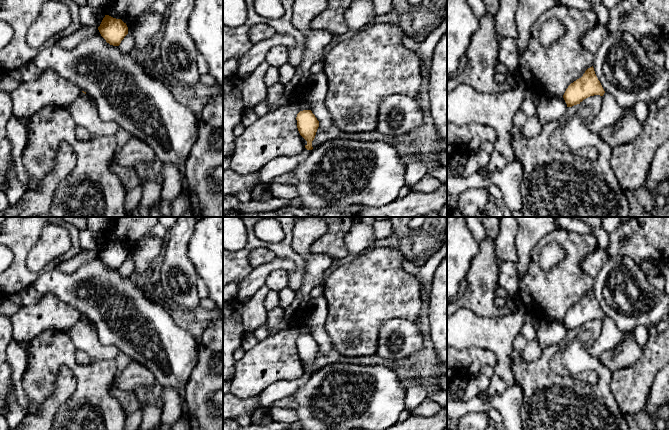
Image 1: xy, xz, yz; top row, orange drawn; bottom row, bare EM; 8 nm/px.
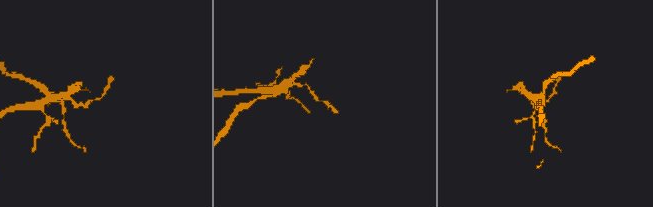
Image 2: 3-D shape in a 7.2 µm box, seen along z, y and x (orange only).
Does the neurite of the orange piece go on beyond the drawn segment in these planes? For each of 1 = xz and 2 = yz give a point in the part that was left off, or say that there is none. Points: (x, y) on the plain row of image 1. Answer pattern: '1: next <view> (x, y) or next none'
1: next none
2: next none

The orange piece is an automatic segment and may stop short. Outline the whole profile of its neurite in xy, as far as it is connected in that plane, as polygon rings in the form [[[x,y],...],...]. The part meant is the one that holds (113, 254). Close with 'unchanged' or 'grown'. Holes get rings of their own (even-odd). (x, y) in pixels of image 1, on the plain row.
[[[105,239],[98,254],[106,266],[113,270],[119,270],[128,258],[126,247],[109,239]]]; unchanged

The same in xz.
[[[311,334],[300,335],[297,338],[296,344],[300,359],[307,365],[305,372],[307,374],[312,374],[312,365],[314,364],[319,351],[319,345]]]; unchanged

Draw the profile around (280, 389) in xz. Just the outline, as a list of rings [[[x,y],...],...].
[[[305,372],[295,380],[280,380],[270,384],[258,395],[260,408],[269,410],[277,400],[294,395],[308,381],[310,376],[311,374]]]

